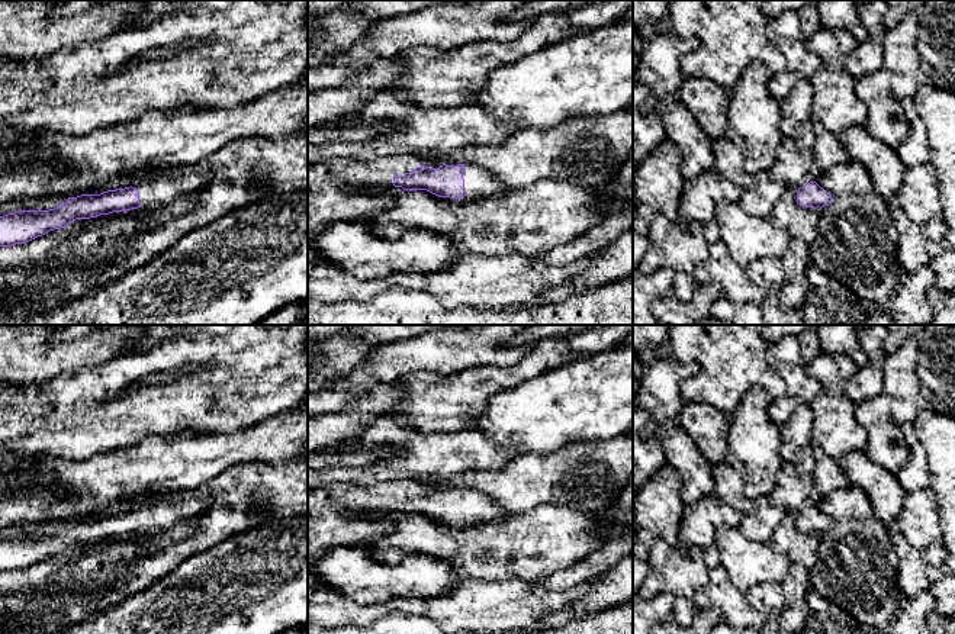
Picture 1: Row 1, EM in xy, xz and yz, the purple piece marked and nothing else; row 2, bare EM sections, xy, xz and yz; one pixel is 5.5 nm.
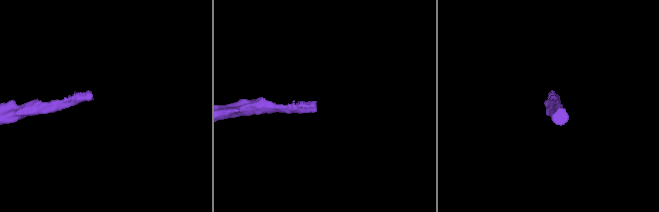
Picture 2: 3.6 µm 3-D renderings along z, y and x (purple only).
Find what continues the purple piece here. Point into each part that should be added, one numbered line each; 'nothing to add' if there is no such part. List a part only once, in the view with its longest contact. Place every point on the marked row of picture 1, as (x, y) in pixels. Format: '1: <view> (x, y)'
1: xz (379, 173)

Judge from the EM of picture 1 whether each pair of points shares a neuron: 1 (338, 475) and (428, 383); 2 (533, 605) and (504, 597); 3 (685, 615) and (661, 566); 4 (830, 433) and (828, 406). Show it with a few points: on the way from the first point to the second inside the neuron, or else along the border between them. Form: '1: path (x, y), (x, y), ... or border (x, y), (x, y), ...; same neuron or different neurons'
1: border (380, 414), (389, 414), (402, 424), (425, 433); different neurons
2: path (526, 604), (511, 604); same neuron
3: path (684, 604), (682, 588), (672, 578); same neuron
4: path (830, 427), (830, 412); same neuron

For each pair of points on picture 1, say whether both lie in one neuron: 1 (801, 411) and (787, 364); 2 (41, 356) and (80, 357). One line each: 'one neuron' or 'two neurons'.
1: two neurons
2: one neuron

